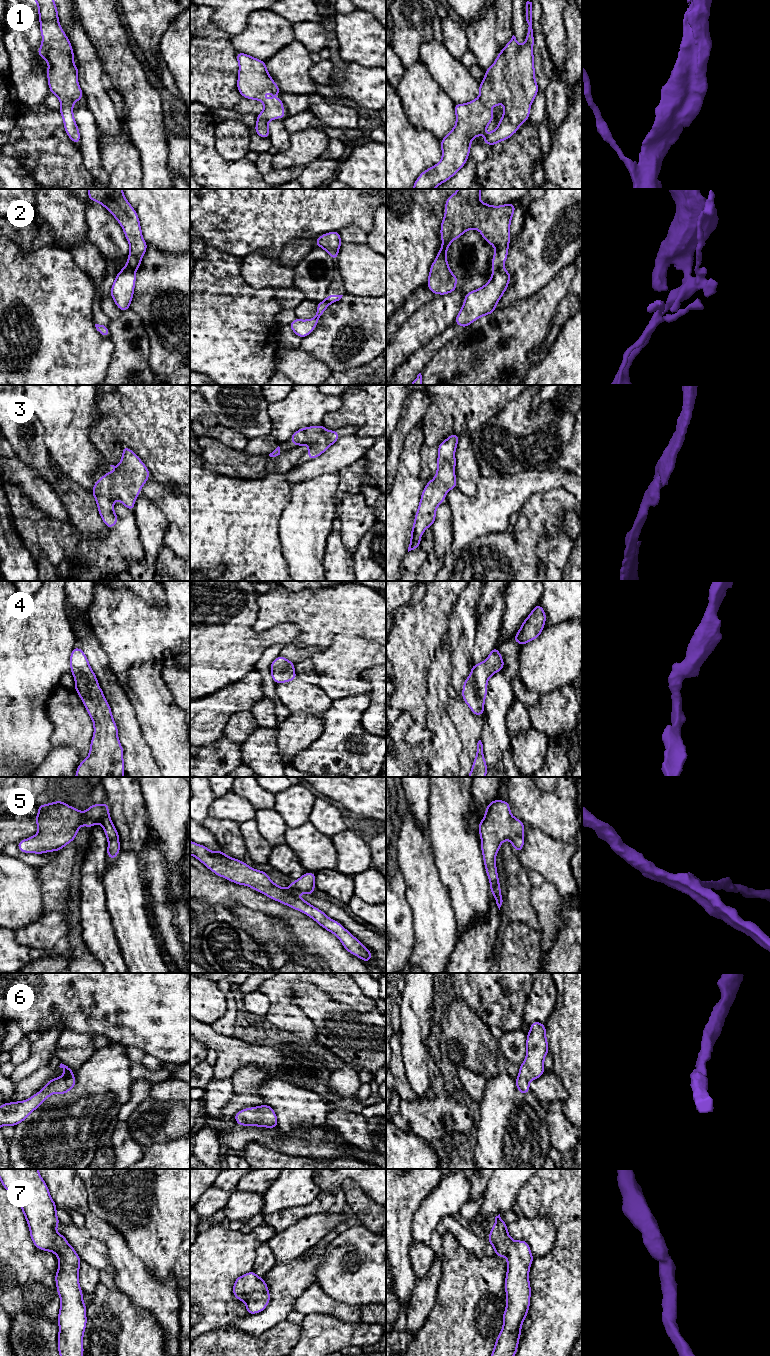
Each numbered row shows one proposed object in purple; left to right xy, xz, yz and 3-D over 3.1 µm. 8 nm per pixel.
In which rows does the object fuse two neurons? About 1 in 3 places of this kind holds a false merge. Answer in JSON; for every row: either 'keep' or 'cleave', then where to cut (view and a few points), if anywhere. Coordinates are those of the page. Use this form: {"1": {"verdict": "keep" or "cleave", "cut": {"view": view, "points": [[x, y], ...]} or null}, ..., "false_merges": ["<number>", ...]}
{"1": {"verdict": "keep", "cut": null}, "2": {"verdict": "cleave", "cut": {"view": "yz", "points": [[502, 265], [490, 279]]}}, "3": {"verdict": "keep", "cut": null}, "4": {"verdict": "keep", "cut": null}, "5": {"verdict": "keep", "cut": null}, "6": {"verdict": "keep", "cut": null}, "7": {"verdict": "keep", "cut": null}, "false_merges": ["2"]}

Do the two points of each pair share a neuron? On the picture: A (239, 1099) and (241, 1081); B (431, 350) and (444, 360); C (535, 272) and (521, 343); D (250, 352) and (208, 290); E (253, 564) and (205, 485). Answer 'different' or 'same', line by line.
A: same
B: different
C: different
D: same
E: same

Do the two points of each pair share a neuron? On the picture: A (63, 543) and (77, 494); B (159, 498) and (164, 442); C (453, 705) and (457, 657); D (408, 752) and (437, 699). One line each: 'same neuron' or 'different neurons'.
A: different neurons
B: different neurons
C: different neurons
D: same neuron

